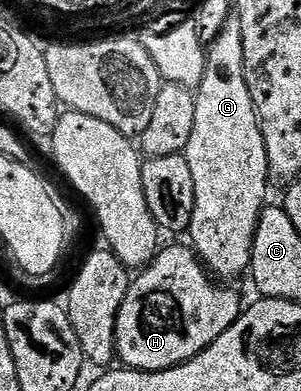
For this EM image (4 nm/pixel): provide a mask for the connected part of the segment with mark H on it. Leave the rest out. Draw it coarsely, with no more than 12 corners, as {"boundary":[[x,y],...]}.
{"boundary":[[168,246],[131,279],[116,358],[165,370],[242,313],[195,249]]}

